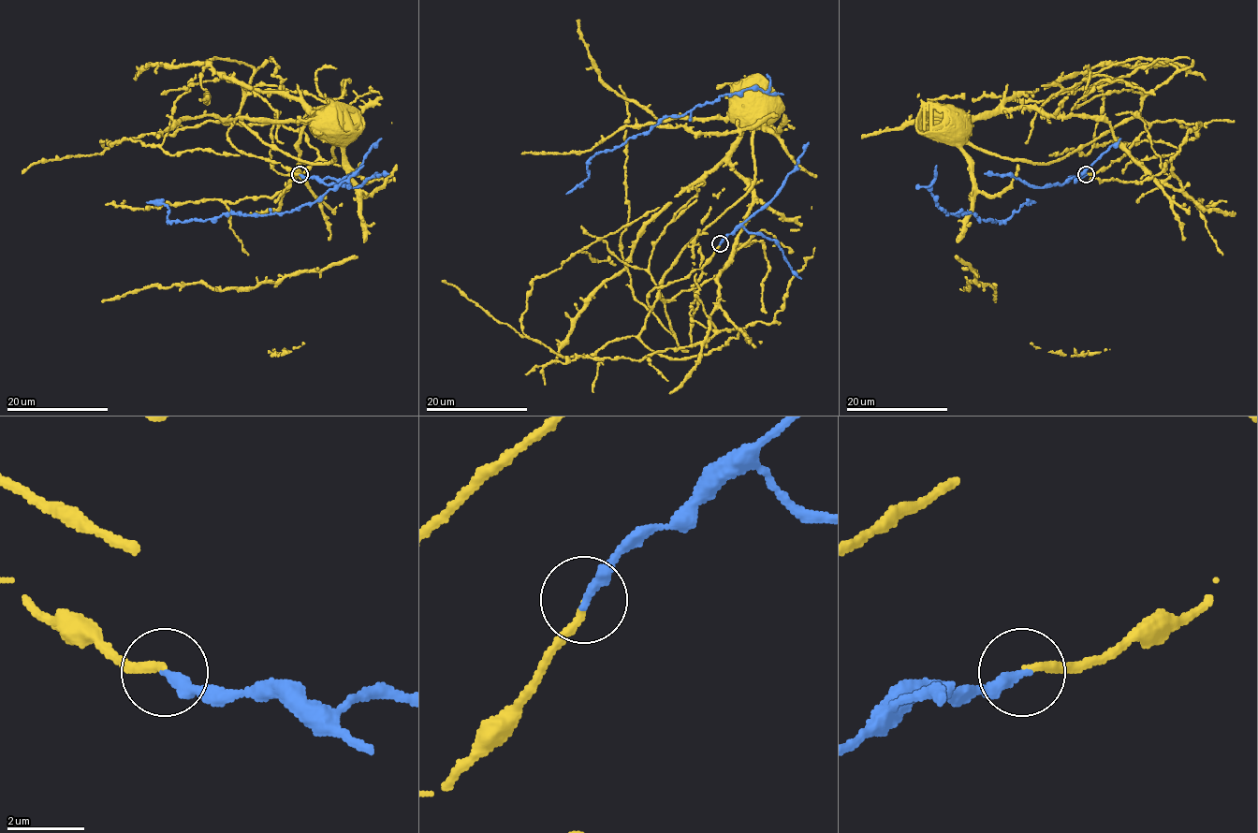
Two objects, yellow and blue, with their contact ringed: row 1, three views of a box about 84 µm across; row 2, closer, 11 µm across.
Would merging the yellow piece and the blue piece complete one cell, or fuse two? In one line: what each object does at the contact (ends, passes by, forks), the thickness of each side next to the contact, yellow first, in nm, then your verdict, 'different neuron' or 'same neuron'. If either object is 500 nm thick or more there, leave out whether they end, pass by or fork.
yellow ends there; blue ends there; 190 nm thick on the yellow side, 280 nm on the other; same neuron

